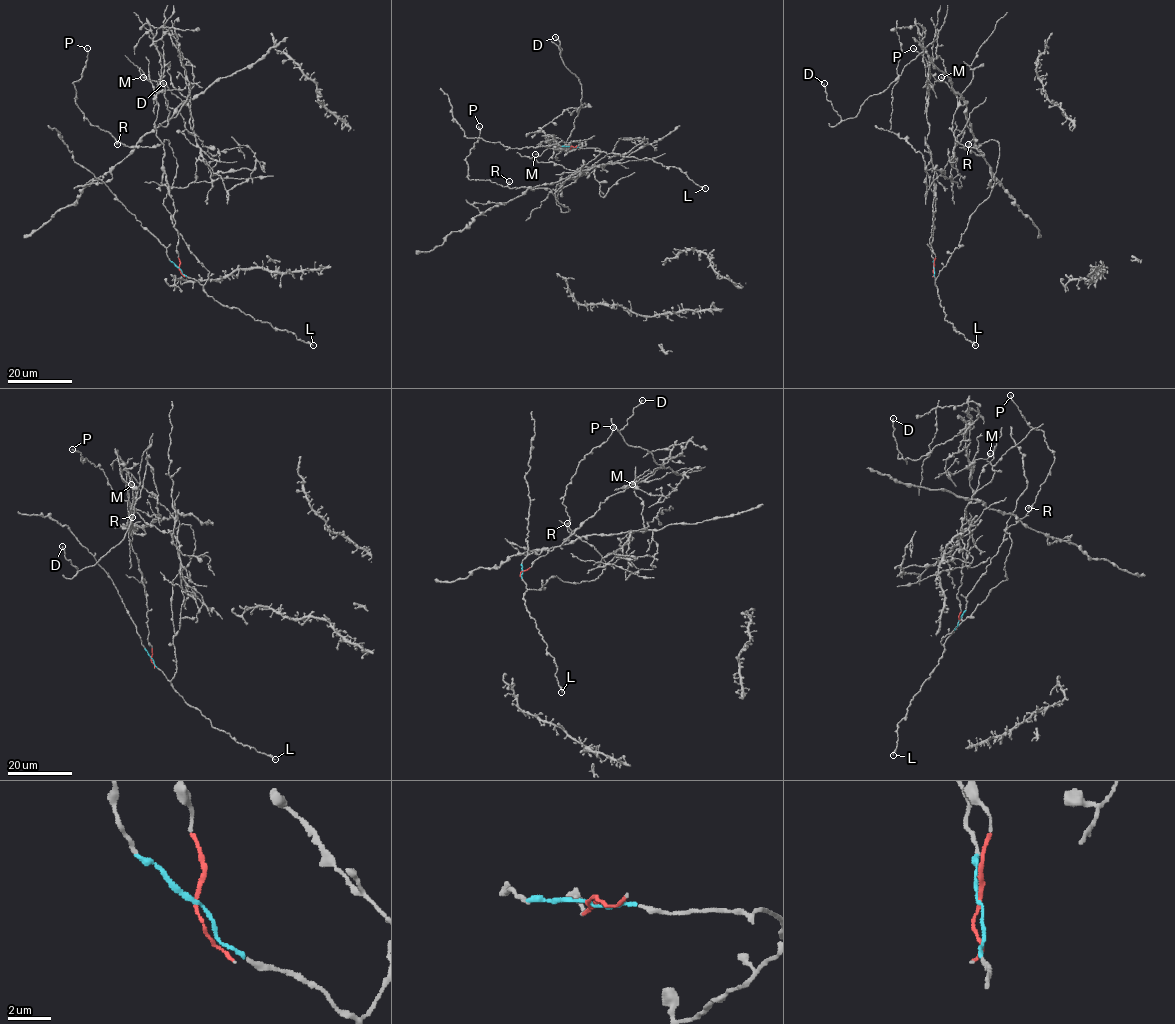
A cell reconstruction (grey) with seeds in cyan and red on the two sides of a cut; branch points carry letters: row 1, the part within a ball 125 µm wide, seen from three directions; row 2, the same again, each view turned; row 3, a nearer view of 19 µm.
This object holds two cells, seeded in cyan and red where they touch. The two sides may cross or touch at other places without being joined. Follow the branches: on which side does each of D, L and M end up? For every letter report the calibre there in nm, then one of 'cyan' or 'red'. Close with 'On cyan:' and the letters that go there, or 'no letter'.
D: 240 nm | red
L: 200 nm | cyan
M: 280 nm | red
On cyan: L

